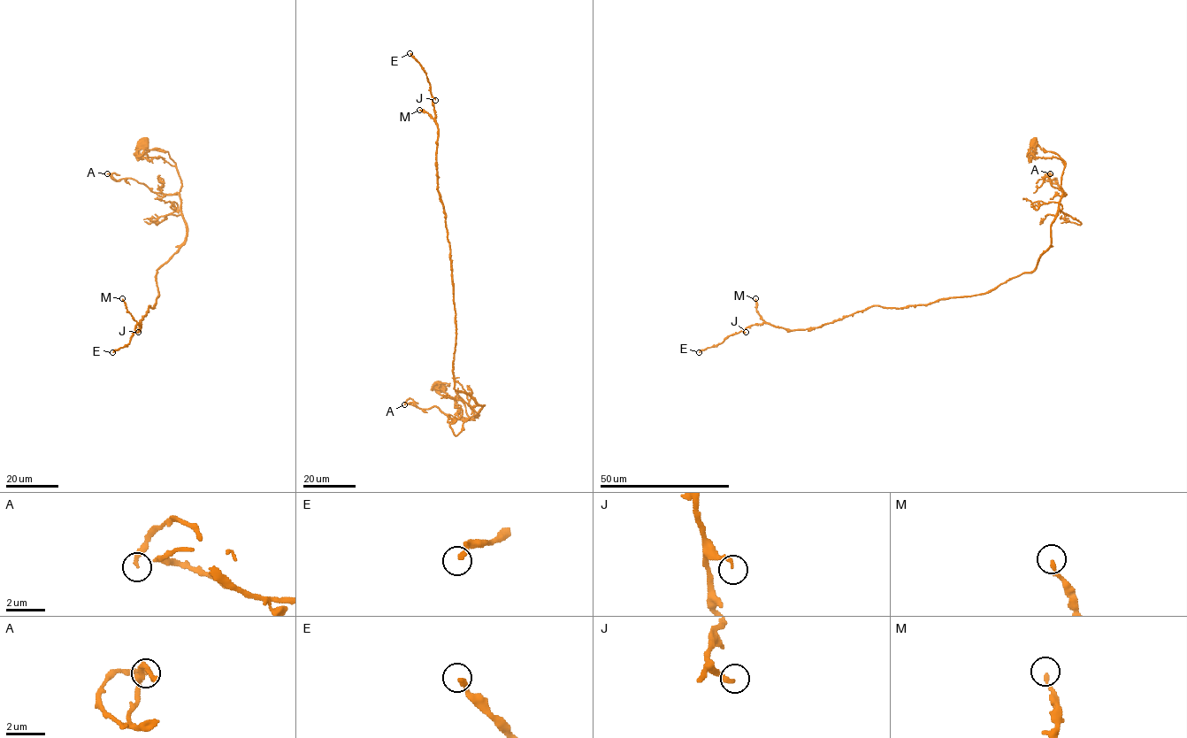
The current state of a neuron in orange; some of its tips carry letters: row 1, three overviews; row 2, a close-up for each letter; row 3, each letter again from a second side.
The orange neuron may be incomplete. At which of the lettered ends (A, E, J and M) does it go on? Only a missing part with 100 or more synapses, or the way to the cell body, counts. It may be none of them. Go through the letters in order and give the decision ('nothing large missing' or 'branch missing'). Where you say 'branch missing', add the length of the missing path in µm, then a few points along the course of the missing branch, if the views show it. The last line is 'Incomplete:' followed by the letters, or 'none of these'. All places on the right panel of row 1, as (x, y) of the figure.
A: nothing large missing
E: branch missing; missing 100 µm; course (699, 352), (685, 351), (680, 339), (677, 344), (691, 346), (700, 329), (698, 335), (723, 342), (702, 358)
J: nothing large missing
M: branch missing; missing 130 µm; course (755, 298), (751, 268), (757, 236), (807, 196), (825, 123), (823, 113), (800, 107), (788, 86)
Incomplete: E, M

